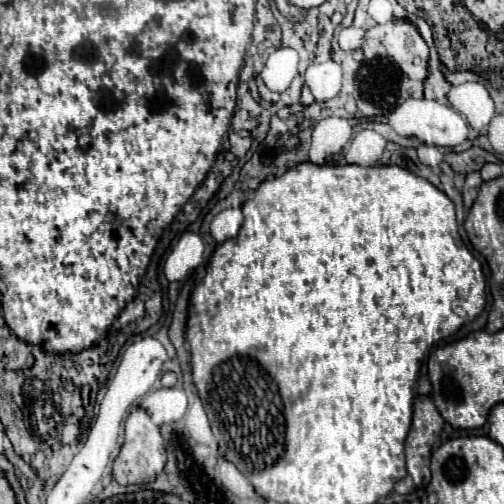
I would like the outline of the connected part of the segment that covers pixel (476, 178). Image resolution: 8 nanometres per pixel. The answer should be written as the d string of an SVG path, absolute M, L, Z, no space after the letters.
M473 172L473 174L469 174L469 176L465 178L463 200L465 200L465 208L467 208L467 210L473 206L475 198L477 198L477 192L479 192L479 188L481 188L481 182L483 182L483 180L481 180L479 172Z

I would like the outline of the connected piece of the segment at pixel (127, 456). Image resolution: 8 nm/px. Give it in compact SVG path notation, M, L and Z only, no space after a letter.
M135 406L125 422L125 440L113 464L113 476L123 486L139 484L153 480L159 472L163 472L163 466L165 466L165 444L159 434L159 428L151 422L151 416L143 408Z

